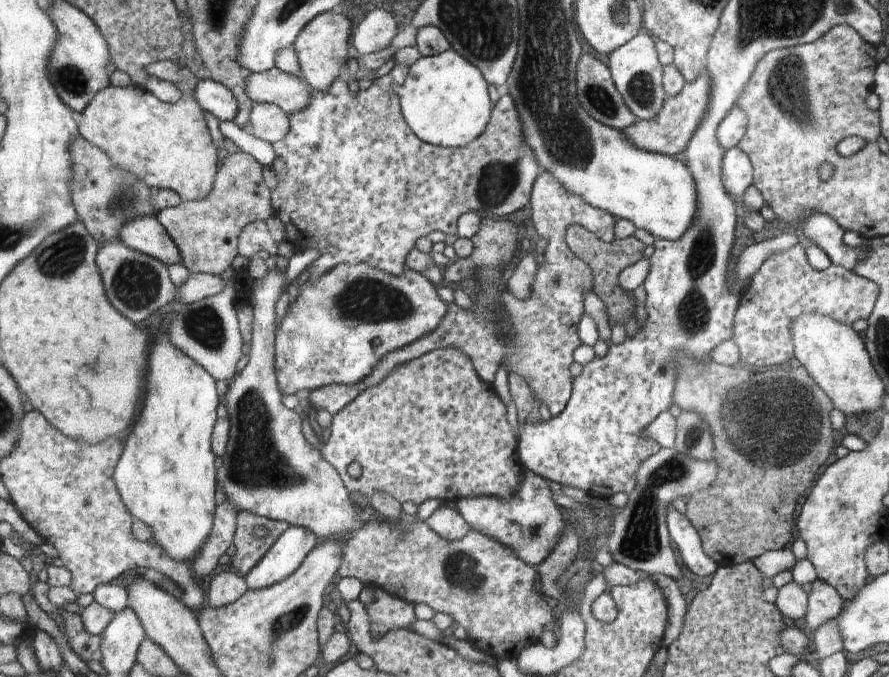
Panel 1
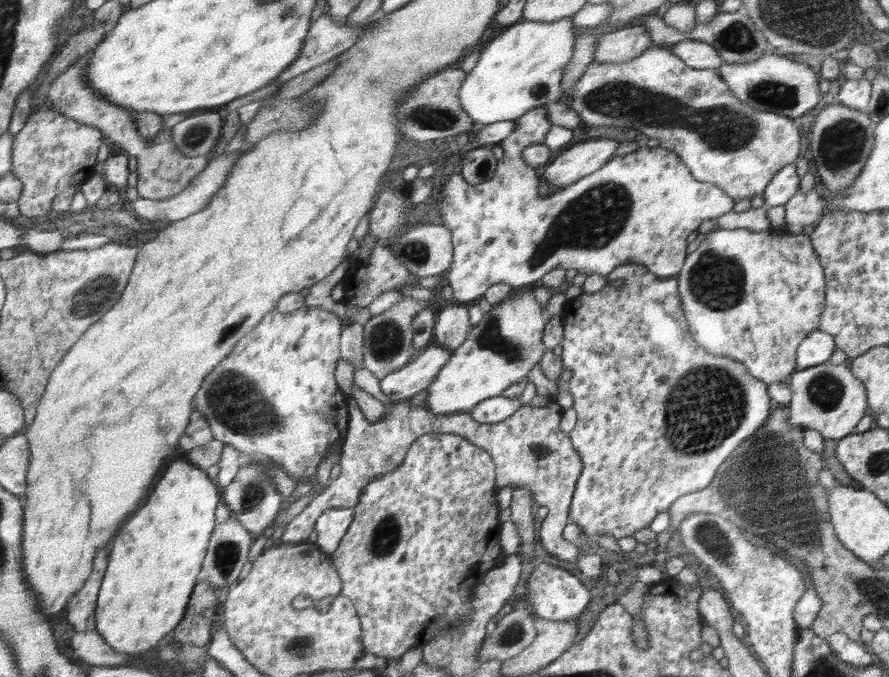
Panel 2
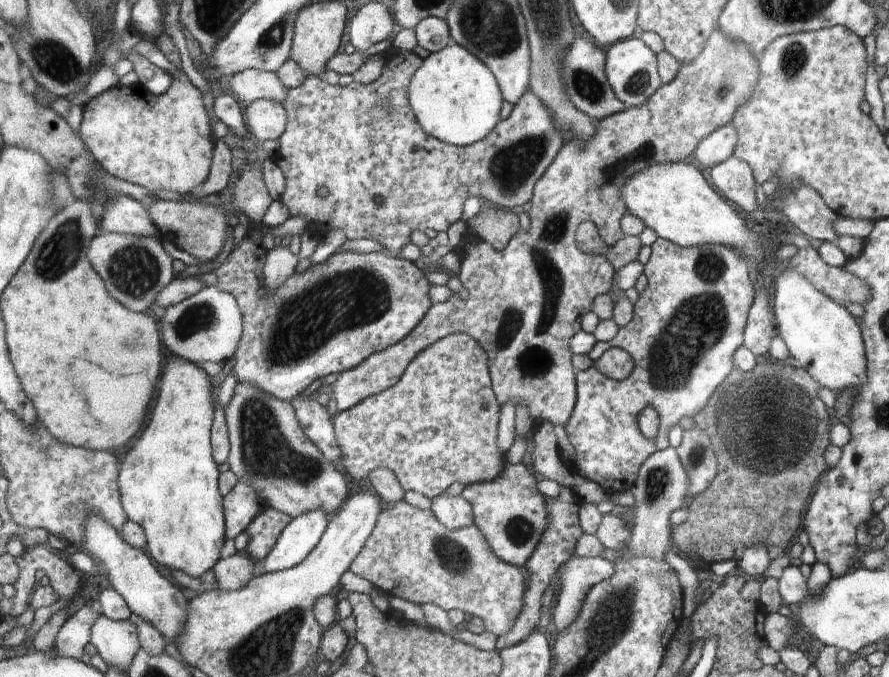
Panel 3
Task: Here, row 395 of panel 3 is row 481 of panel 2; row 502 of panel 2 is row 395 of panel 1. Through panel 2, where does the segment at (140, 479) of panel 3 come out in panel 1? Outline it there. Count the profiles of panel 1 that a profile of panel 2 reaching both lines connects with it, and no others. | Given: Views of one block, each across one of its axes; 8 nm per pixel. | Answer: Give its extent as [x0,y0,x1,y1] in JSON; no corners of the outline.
[115,325,225,561]

